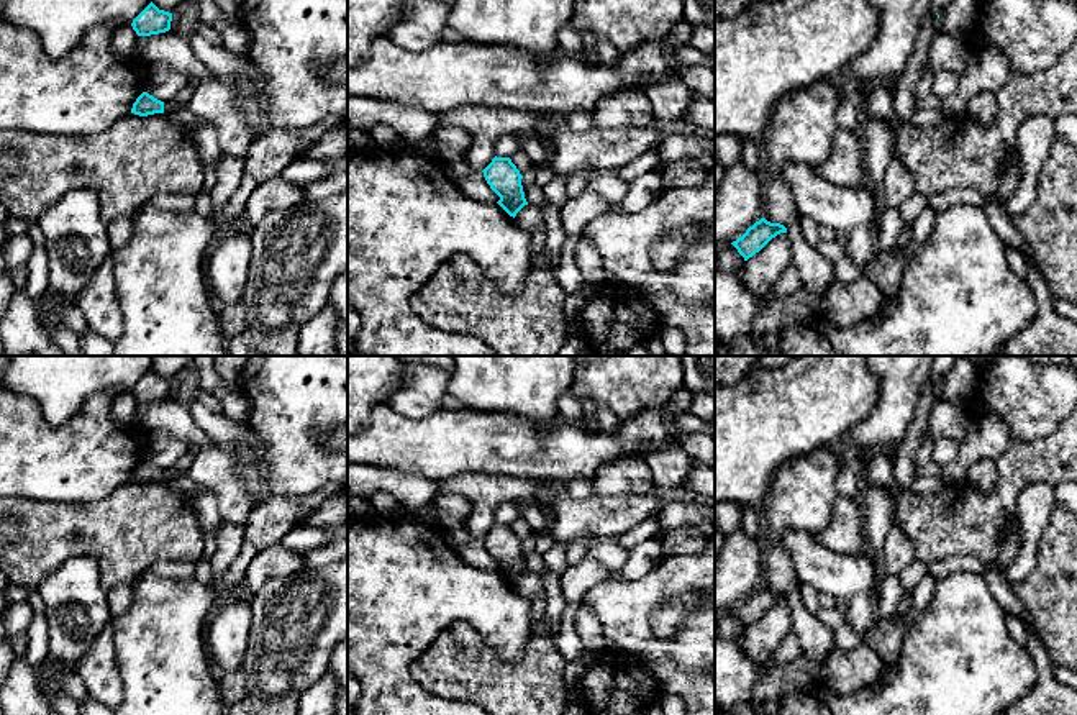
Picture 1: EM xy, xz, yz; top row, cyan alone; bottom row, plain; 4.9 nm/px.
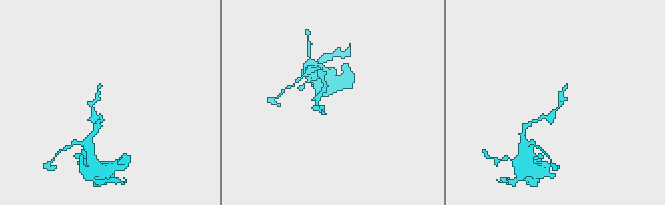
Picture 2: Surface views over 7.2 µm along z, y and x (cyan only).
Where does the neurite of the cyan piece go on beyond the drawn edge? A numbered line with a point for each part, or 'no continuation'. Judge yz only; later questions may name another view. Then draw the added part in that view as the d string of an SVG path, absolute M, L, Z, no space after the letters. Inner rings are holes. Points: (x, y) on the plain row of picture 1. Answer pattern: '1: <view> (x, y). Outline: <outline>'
no continuation

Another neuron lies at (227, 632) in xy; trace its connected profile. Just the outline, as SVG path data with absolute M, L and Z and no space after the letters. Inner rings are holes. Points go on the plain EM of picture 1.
M221 599L205 628L205 644L215 671L243 667L252 623L251 603L243 599Z

